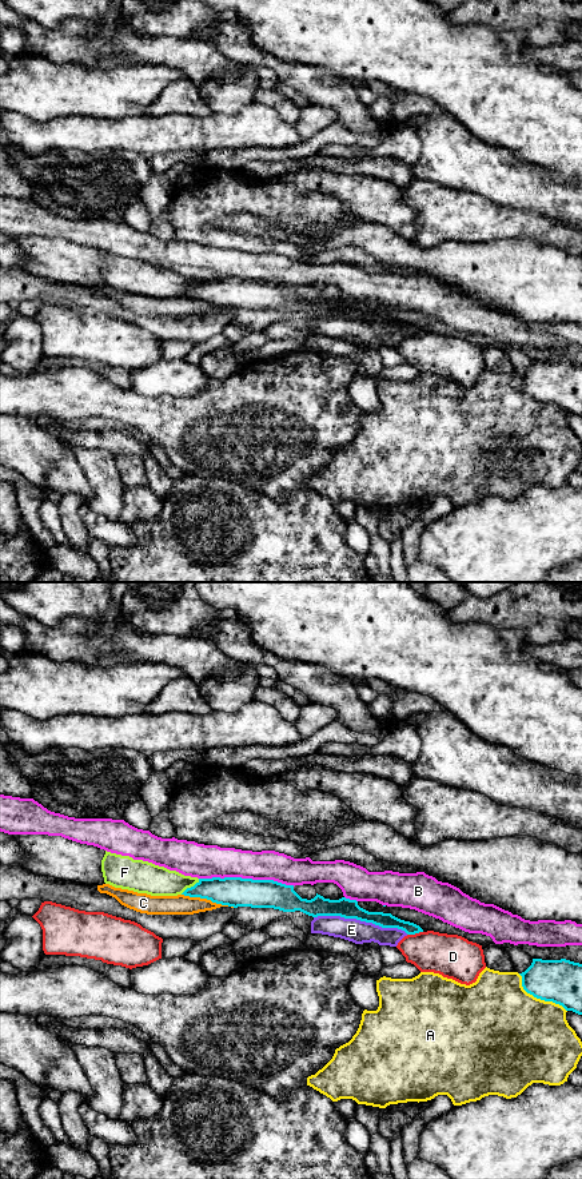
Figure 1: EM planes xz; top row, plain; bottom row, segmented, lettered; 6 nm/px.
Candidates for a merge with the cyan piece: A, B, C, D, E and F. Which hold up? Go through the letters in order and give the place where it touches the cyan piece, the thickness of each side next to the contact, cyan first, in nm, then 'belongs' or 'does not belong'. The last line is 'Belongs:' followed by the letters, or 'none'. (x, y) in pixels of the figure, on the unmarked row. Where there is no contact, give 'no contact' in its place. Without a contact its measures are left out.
A: xz (538, 399) | 260/500 nm | does not belong
B: xz (247, 281) | 180/190 nm | does not belong
C: xz (206, 299) | 180/120 nm | does not belong
D: xz (414, 335) | 100/260 nm | does not belong
E: xz (361, 322) | 120/140 nm | does not belong
F: xz (191, 289) | 180/180 nm | does not belong
Belongs: none

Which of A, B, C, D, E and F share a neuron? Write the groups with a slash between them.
A / B / C / D / E / F

